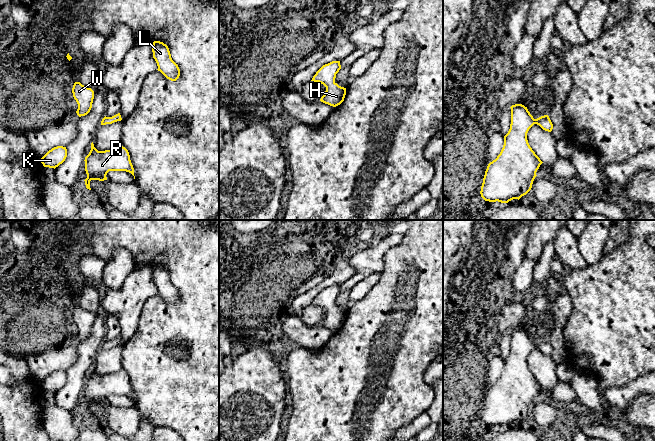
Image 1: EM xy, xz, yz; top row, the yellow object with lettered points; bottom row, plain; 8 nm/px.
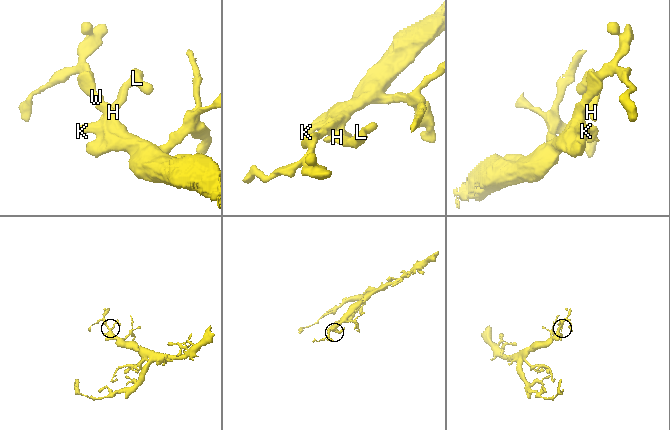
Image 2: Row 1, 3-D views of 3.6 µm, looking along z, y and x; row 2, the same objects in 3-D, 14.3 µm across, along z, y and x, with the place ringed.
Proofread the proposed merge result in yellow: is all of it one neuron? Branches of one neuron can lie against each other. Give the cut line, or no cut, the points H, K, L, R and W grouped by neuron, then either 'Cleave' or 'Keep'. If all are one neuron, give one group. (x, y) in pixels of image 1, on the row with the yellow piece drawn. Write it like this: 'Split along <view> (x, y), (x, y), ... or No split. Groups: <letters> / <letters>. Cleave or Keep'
No split. Groups: H K L R W. Keep

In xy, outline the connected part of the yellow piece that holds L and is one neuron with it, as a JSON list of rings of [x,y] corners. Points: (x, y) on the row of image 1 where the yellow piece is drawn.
[[[154,41],[152,46],[153,58],[155,59],[158,71],[167,79],[176,81],[180,76],[178,65],[172,60],[169,48],[160,41]]]

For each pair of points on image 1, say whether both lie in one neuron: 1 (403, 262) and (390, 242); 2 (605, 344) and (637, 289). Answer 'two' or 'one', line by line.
1: two
2: one

